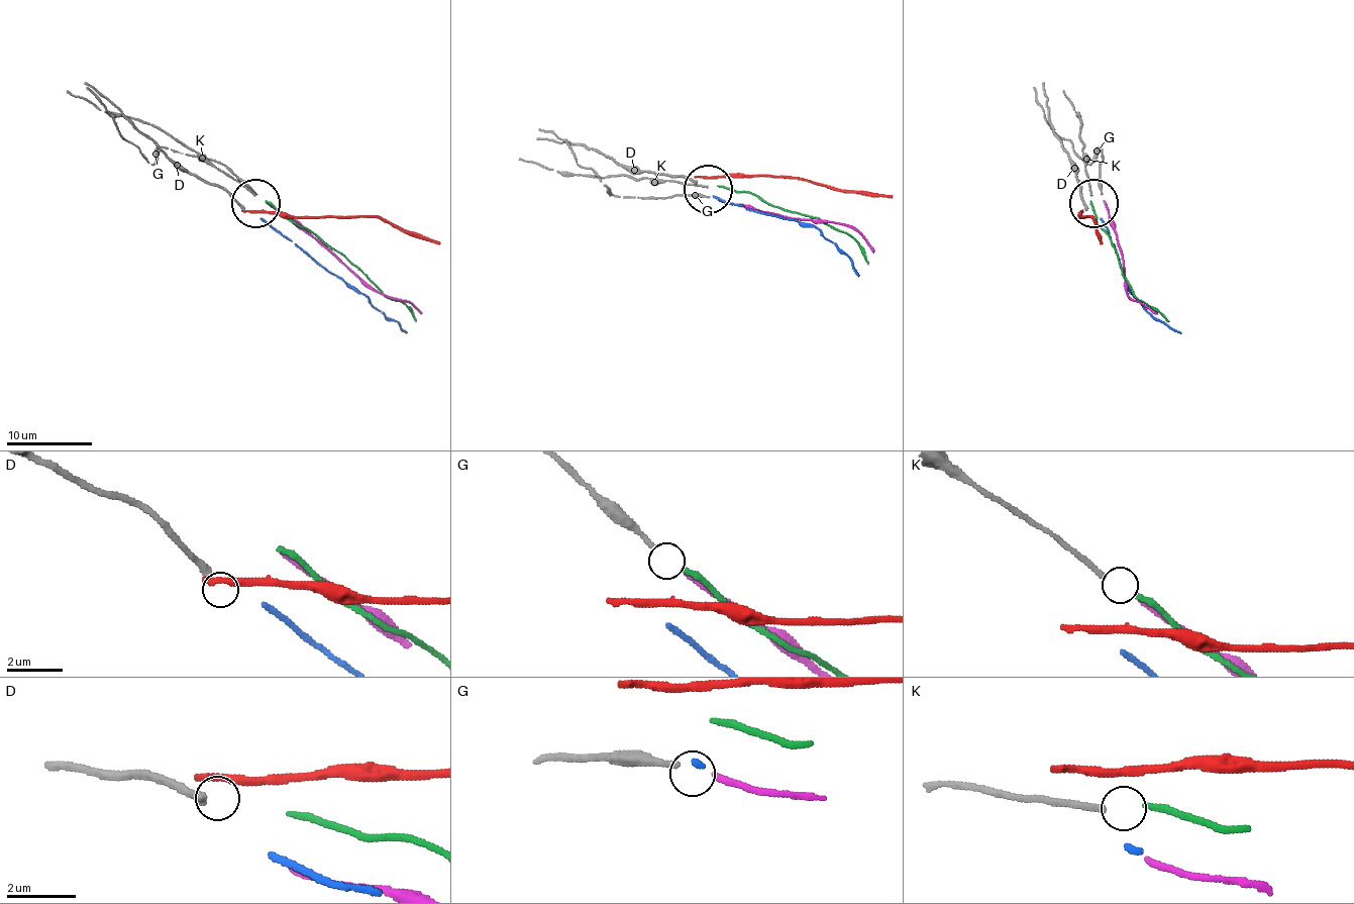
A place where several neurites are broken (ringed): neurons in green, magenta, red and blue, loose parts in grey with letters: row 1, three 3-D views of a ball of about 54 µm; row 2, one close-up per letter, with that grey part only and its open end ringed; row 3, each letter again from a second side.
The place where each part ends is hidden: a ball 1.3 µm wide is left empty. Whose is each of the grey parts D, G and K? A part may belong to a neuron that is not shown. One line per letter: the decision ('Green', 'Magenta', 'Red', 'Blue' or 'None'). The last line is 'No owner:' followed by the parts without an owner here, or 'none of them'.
D: None
G: None
K: None
No owner: D, G, K

